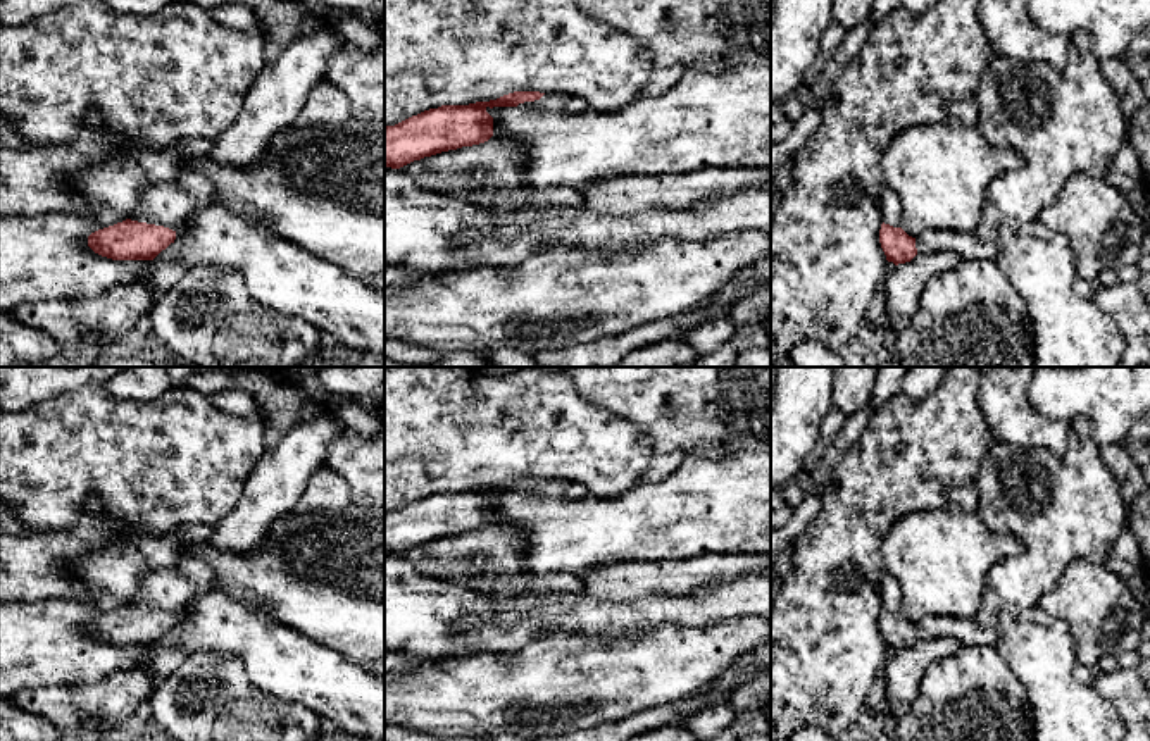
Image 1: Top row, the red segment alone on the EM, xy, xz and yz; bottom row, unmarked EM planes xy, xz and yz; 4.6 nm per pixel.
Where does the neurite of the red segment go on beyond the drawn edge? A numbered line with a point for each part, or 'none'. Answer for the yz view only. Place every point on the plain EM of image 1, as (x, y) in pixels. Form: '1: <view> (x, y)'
1: yz (890, 593)

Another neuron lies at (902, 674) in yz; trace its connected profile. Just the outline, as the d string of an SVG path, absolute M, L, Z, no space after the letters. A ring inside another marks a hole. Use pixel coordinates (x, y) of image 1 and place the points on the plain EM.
M941 636L936 639L917 639L910 648L898 650L884 665L886 698L912 705L919 696L921 677L926 669L945 657L959 653L962 644Z

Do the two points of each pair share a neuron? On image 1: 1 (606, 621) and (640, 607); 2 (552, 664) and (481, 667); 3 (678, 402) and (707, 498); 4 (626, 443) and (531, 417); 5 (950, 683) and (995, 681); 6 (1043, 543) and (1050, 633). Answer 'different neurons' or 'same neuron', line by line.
1: same neuron
2: same neuron
3: different neurons
4: same neuron
5: same neuron
6: different neurons

